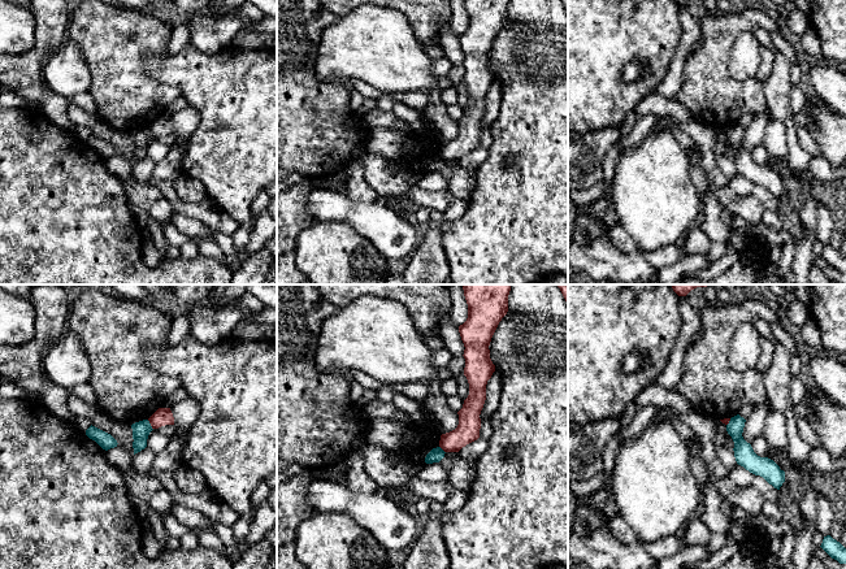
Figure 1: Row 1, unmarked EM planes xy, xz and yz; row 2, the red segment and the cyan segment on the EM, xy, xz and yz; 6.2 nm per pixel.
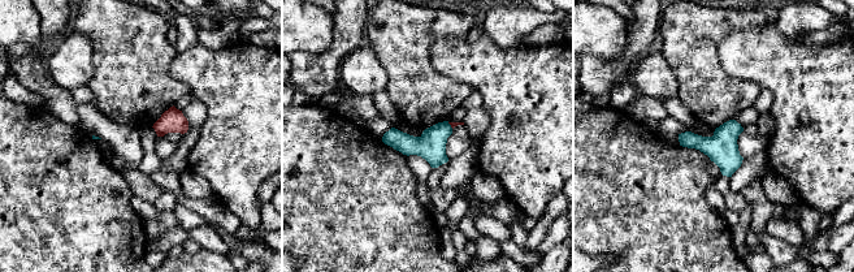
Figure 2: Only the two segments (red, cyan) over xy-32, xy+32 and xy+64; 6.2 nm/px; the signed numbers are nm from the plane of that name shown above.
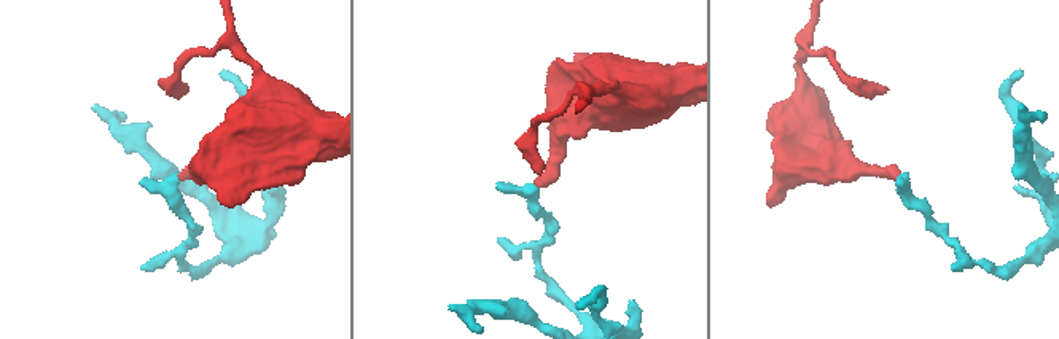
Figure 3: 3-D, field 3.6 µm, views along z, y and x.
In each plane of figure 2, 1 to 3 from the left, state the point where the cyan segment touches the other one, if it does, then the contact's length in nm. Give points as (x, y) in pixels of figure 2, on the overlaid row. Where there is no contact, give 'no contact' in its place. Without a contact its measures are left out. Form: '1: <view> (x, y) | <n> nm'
1: no contact
2: xy+32 (450, 124) | 50 nm
3: no contact

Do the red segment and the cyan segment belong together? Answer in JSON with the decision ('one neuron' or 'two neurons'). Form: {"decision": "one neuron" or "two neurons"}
{"decision": "two neurons"}

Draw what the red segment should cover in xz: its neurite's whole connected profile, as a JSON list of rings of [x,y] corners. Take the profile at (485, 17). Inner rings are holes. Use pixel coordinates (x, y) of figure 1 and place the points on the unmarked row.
[[[464,0],[468,27],[459,35],[459,42],[465,56],[464,84],[469,92],[469,104],[457,121],[457,136],[441,144],[439,156],[444,161],[459,161],[480,147],[480,123],[486,109],[486,94],[495,81],[489,55],[508,21],[508,4],[509,0]]]

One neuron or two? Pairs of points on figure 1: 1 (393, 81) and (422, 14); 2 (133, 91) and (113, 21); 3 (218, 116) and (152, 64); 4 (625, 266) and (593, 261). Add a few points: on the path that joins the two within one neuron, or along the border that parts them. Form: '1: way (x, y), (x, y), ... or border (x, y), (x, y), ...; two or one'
1: border (402, 13), (413, 35), (422, 44); two
2: way (117, 74), (113, 38); one
3: way (204, 99), (176, 70), (169, 69); one
4: way (617, 266), (601, 261); one

